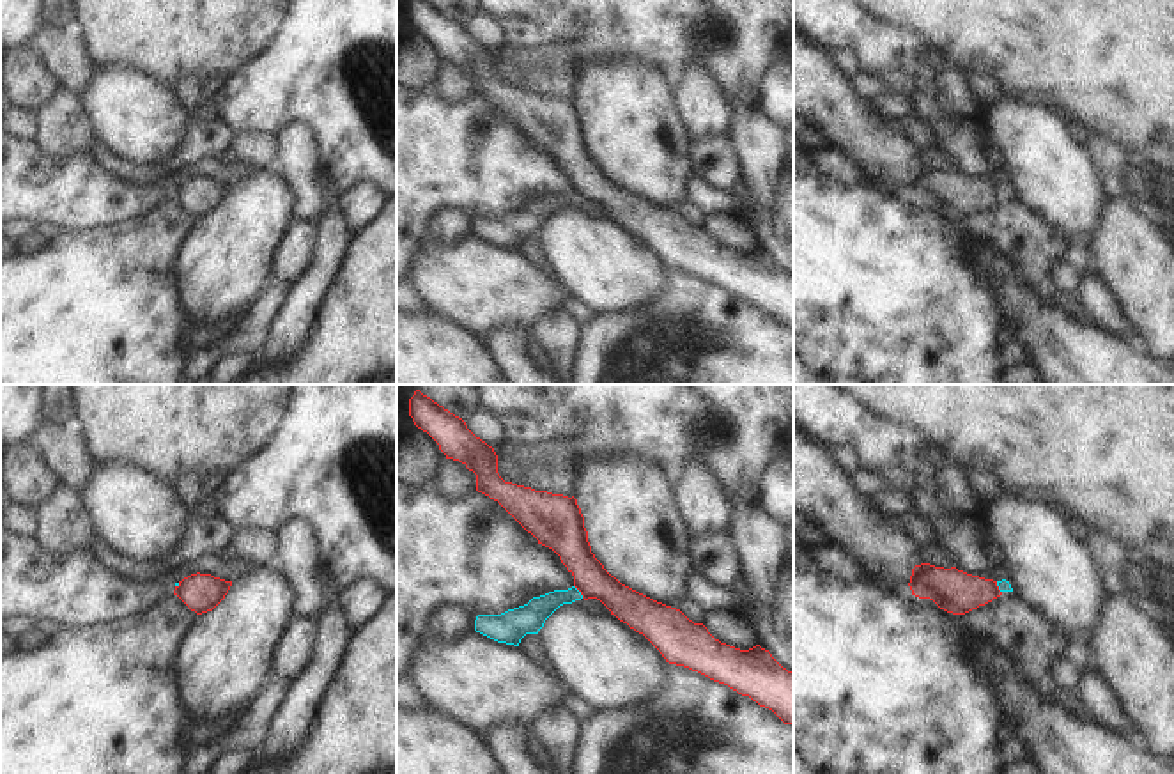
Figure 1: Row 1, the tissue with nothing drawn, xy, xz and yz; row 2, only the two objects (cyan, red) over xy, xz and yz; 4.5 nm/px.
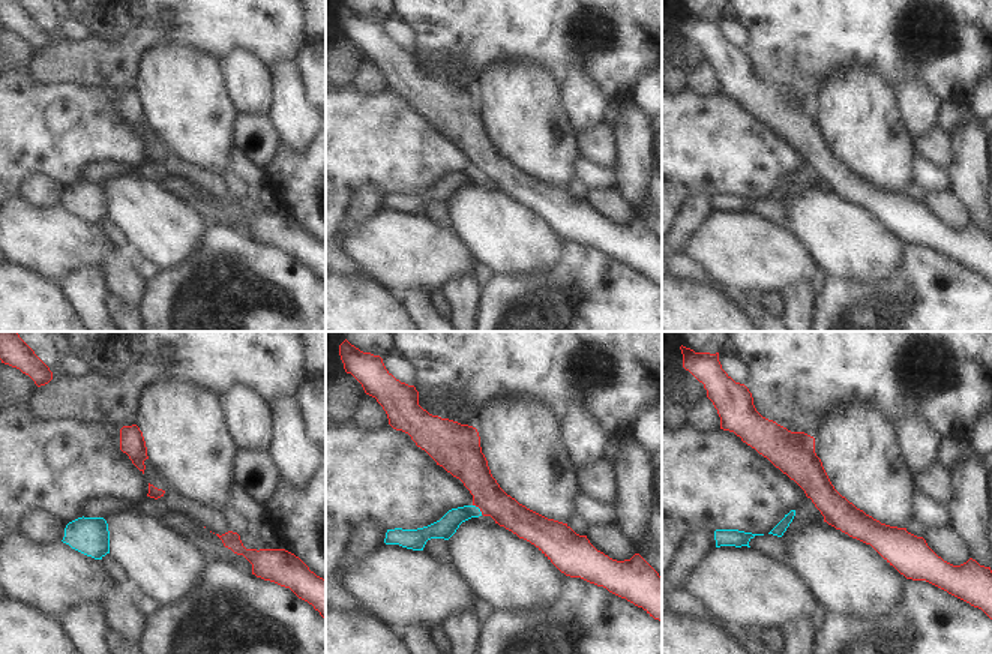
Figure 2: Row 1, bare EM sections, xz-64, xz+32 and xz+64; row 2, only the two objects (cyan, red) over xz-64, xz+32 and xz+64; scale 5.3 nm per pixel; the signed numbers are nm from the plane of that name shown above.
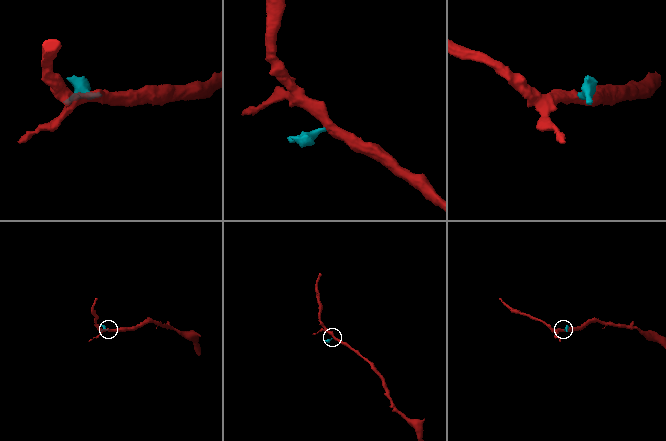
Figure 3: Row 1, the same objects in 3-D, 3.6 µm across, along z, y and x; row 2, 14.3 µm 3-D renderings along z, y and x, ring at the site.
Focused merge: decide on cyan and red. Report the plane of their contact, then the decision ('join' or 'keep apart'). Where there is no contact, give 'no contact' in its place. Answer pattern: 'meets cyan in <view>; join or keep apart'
meets cyan in xz; keep apart

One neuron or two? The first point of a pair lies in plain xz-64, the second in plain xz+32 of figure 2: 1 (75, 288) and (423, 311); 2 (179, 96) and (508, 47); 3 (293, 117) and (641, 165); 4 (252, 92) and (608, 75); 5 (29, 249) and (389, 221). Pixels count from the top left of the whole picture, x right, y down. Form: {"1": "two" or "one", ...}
{"1": "one", "2": "two", "3": "one", "4": "two", "5": "one"}

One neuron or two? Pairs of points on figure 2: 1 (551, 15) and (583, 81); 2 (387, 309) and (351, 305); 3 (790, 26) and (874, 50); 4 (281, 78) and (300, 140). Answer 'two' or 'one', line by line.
1: two
2: one
3: one
4: one

